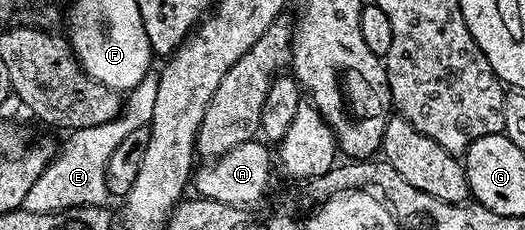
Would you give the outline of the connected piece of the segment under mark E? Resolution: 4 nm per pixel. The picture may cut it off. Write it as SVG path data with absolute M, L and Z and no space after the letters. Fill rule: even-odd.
M150 70L147 76L126 95L121 115L113 118L107 124L96 125L93 128L74 130L69 138L81 142L81 146L67 149L61 157L54 157L45 167L39 180L31 186L24 196L22 209L39 214L49 214L51 211L67 210L75 206L106 205L109 200L106 178L108 162L117 146L139 127L148 126L154 116L155 101L159 92L160 73Z

